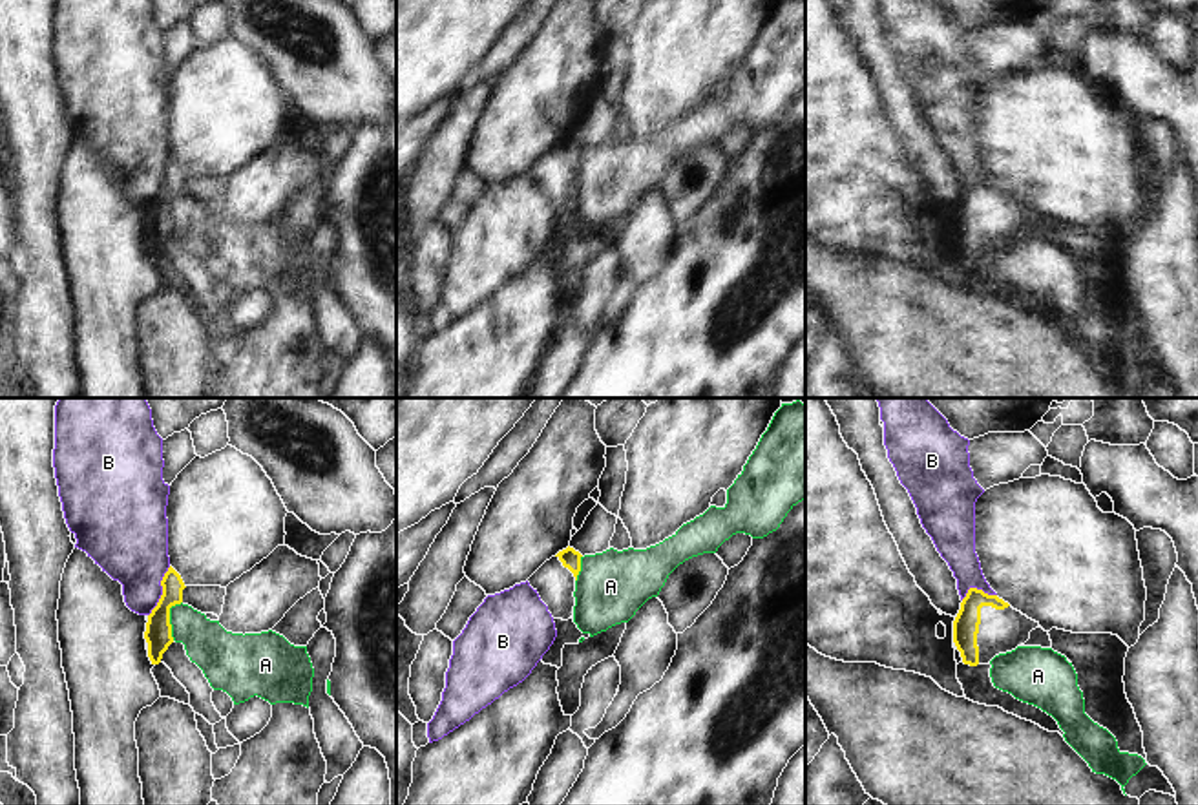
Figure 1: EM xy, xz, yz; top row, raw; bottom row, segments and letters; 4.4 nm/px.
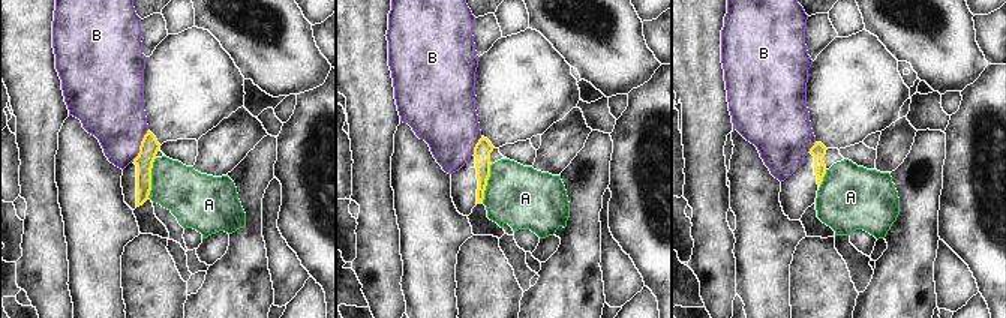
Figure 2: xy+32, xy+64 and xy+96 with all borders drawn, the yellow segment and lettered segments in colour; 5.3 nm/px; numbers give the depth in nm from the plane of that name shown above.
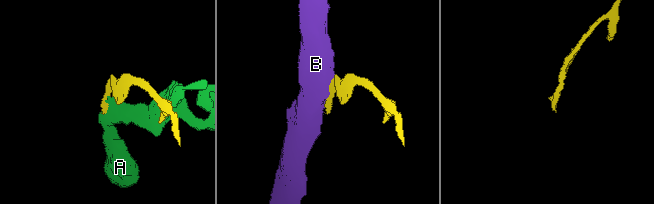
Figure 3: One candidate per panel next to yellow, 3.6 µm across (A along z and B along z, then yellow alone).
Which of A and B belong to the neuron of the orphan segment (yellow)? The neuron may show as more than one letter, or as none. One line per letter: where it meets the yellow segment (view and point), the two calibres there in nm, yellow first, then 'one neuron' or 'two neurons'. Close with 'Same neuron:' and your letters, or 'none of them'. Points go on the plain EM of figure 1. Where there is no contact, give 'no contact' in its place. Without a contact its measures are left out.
A: meets yellow in xy at (168, 210); 120 nm thick on the yellow side, 200 nm on the other; two neurons
B: meets yellow in xy at (163, 183); 120 nm thick on the yellow side, 320 nm on the other; two neurons
Same neuron: none of them

